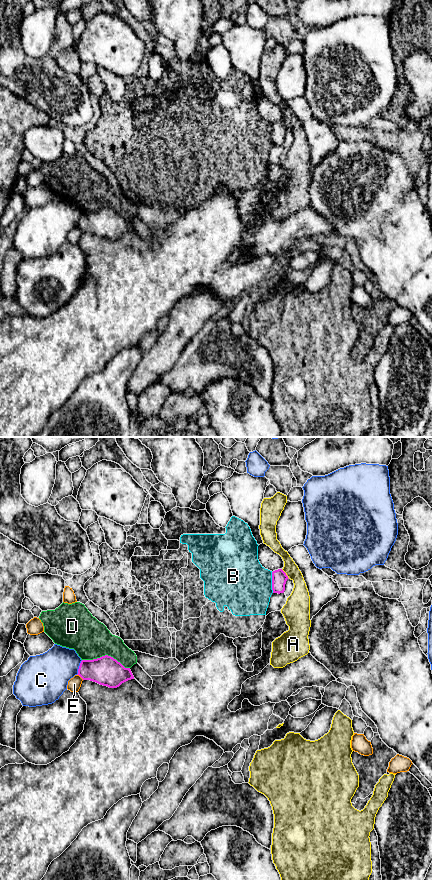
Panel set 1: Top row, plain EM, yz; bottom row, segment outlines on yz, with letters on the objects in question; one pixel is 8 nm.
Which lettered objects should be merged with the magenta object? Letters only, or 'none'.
none

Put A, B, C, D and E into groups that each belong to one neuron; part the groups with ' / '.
A / B / C / D / E

